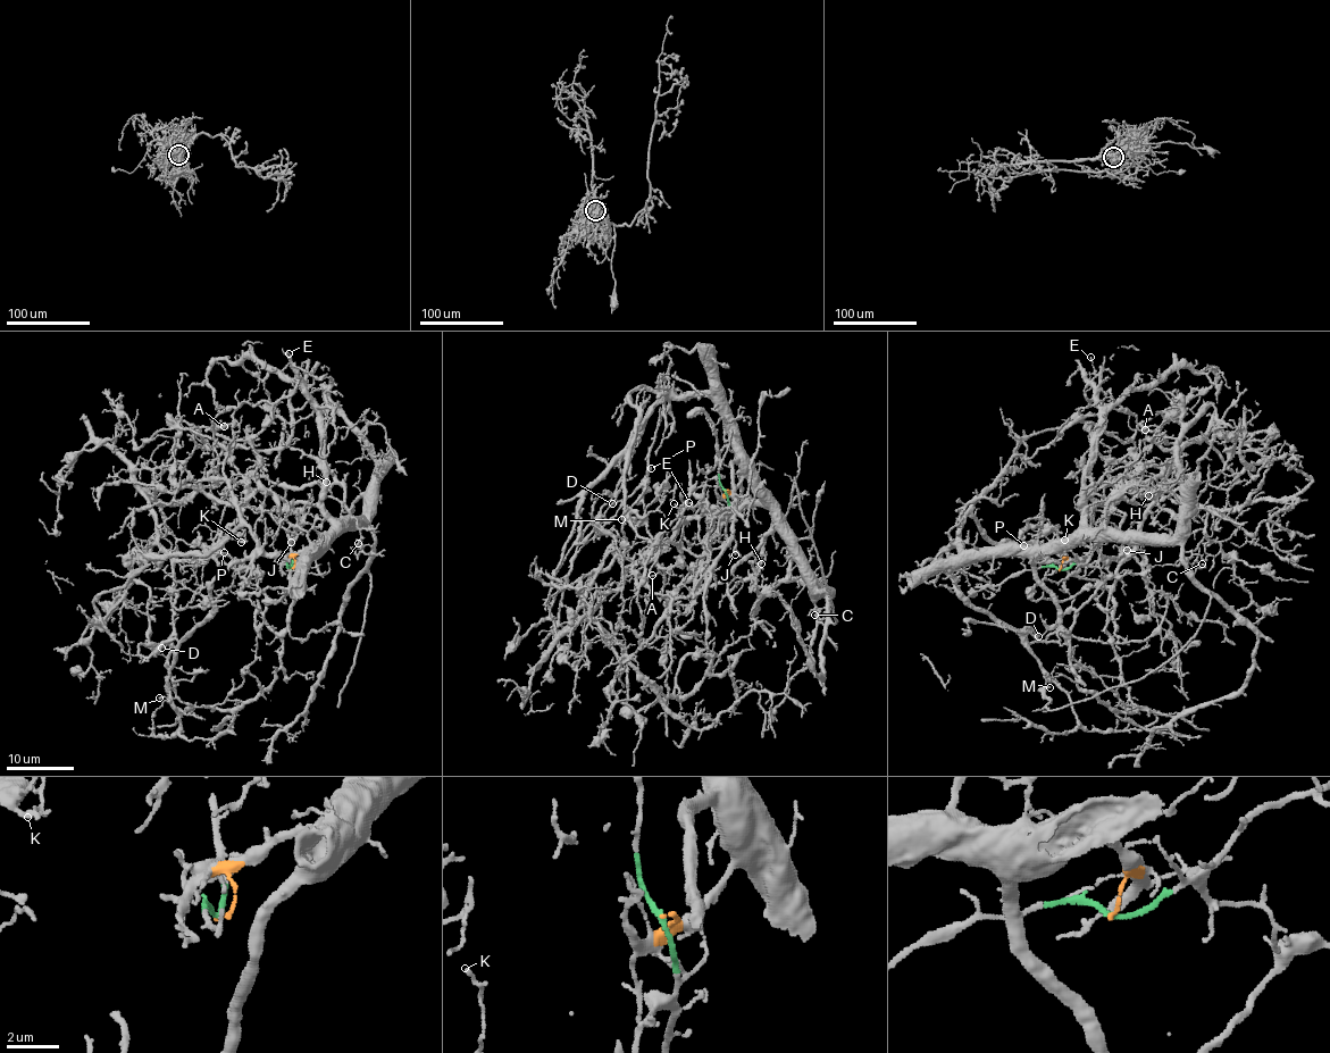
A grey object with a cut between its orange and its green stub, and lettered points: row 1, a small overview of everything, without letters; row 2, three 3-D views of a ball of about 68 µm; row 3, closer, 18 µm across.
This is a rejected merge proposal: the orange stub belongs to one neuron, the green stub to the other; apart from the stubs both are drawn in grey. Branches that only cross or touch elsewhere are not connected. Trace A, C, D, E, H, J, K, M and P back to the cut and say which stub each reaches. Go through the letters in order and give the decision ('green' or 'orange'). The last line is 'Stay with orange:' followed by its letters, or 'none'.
A: green
C: orange
D: orange
E: orange
H: orange
J: green
K: green
M: orange
P: green
Stay with orange: C, D, E, H, M

